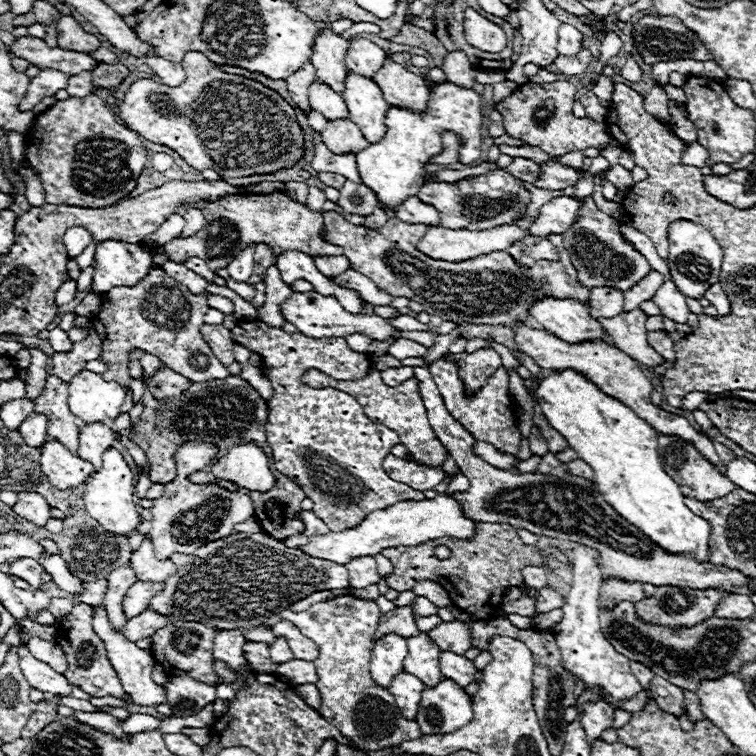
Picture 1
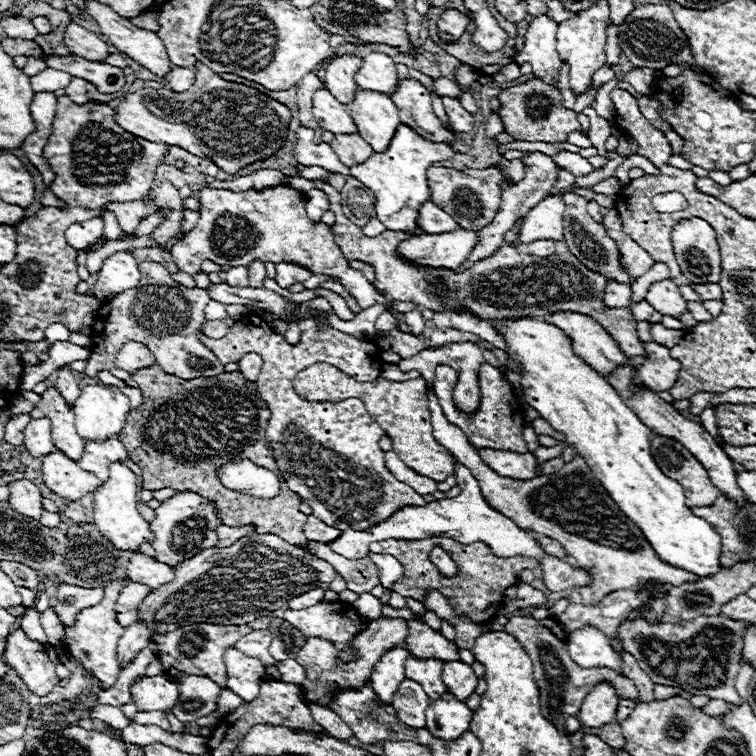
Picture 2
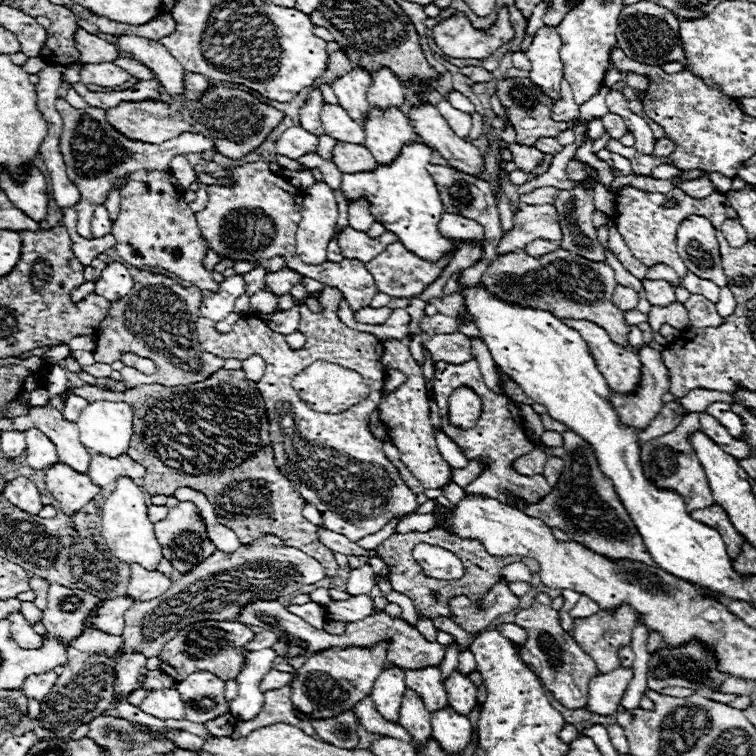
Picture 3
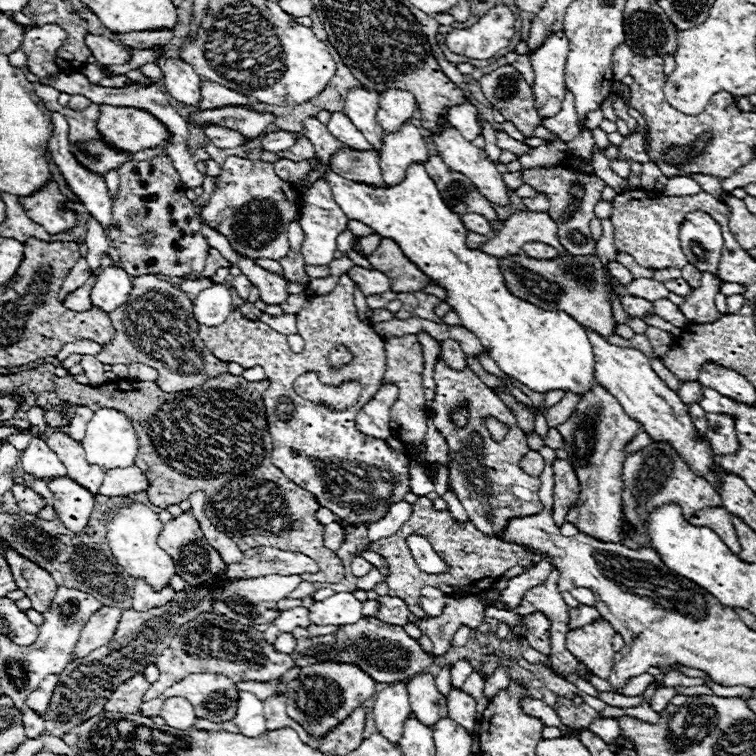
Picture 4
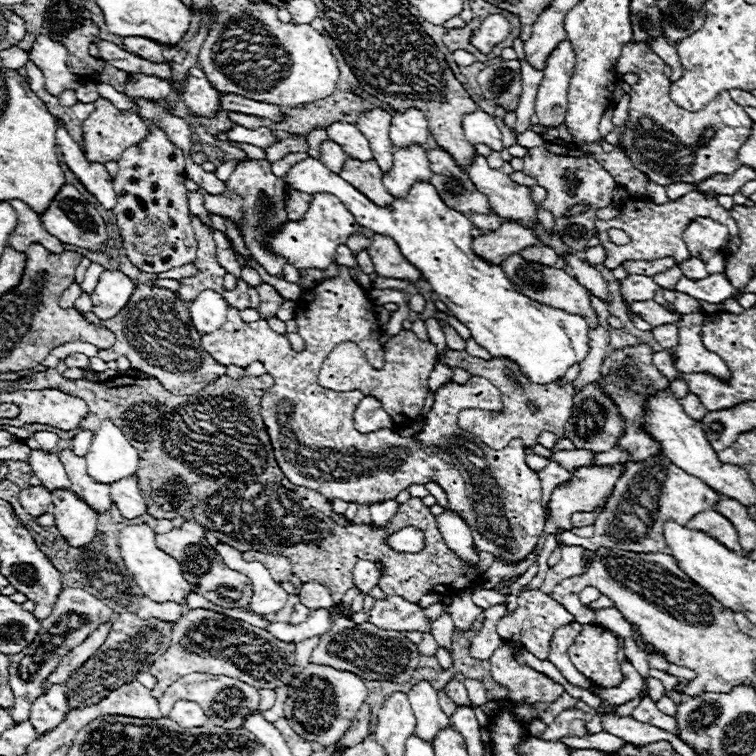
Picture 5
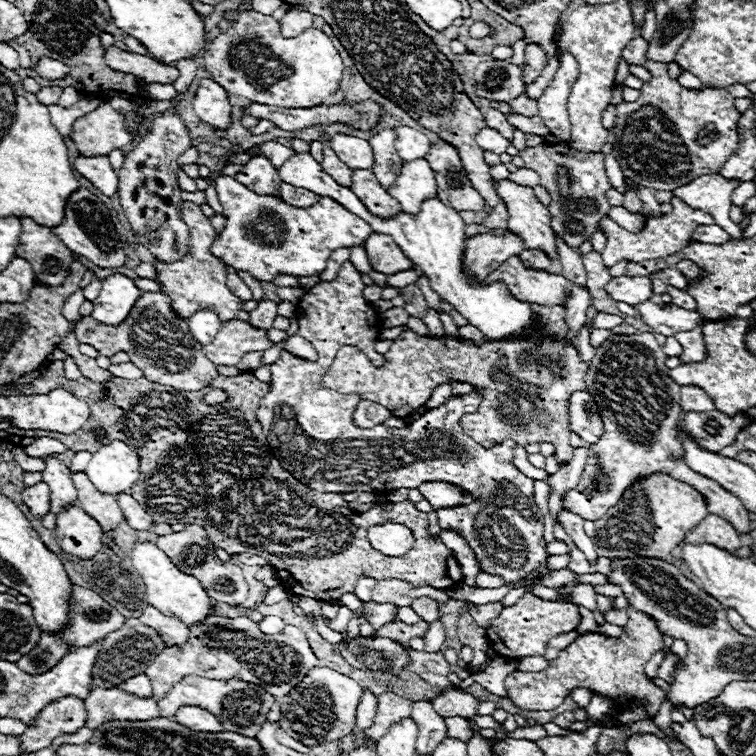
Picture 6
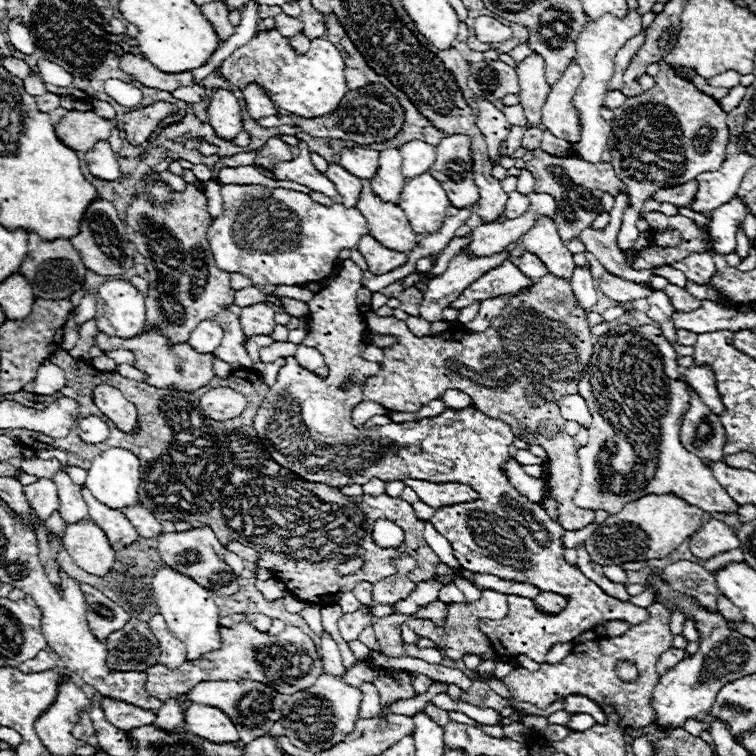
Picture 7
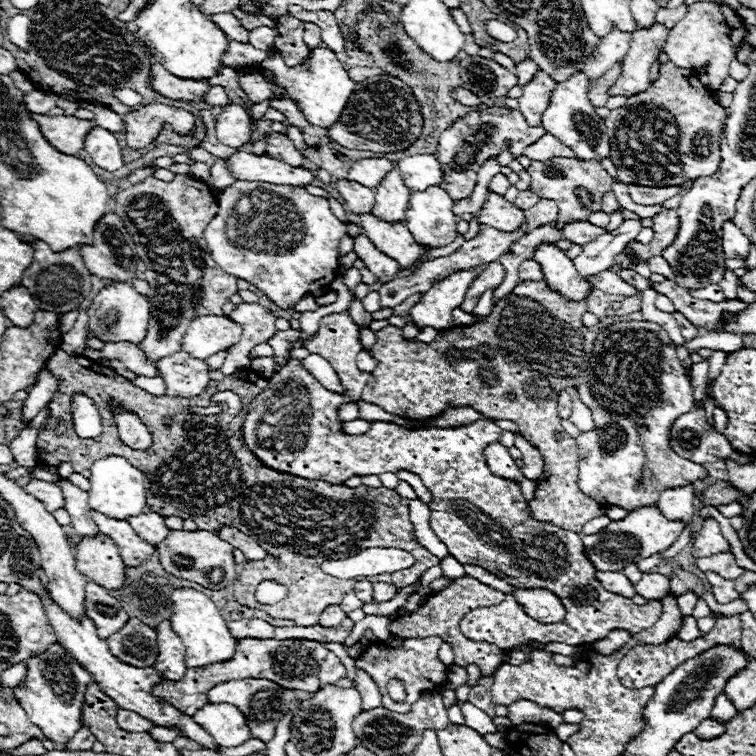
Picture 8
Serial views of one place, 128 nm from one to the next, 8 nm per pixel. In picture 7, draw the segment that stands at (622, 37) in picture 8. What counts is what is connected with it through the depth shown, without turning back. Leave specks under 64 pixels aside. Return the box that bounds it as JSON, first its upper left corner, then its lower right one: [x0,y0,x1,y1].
[574,12,642,162]

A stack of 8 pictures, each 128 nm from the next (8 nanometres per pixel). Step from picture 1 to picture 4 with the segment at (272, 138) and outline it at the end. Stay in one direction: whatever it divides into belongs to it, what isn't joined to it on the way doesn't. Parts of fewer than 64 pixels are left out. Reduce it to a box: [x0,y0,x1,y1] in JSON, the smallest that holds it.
[96,104,274,154]

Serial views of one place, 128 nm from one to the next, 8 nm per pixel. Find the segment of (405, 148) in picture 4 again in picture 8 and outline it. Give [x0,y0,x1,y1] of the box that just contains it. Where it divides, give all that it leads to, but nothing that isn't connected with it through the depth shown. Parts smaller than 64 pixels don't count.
[406,188,458,250]

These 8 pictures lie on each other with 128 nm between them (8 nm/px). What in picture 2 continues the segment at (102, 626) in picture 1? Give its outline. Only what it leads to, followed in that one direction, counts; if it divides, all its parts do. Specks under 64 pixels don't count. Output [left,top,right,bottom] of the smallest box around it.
[132,678,180,712]

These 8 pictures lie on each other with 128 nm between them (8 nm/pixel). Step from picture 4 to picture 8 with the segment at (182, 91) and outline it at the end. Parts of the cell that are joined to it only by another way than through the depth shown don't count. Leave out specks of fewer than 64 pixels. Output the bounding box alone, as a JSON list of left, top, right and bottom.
[216,104,252,148]

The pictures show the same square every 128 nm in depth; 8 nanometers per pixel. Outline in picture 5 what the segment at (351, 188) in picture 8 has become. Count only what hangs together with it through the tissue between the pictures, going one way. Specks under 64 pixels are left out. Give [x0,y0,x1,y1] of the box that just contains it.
[320,140,346,174]

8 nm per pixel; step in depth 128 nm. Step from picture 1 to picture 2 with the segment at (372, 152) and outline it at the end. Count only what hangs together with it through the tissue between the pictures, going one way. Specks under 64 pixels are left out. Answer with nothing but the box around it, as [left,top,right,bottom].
[350,96,476,236]

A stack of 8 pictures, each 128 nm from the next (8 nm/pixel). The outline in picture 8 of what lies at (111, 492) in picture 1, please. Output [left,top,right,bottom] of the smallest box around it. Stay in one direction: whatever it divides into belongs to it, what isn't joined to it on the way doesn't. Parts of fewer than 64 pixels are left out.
[170,588,236,668]

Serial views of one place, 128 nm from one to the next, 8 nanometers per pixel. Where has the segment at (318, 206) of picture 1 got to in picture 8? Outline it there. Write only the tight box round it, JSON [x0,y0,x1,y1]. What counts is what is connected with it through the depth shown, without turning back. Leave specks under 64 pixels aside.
[204,180,362,310]

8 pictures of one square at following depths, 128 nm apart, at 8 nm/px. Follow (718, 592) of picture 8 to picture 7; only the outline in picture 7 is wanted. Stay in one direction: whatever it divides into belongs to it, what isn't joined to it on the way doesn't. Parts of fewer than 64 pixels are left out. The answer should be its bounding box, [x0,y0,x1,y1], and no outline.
[716,594,742,620]

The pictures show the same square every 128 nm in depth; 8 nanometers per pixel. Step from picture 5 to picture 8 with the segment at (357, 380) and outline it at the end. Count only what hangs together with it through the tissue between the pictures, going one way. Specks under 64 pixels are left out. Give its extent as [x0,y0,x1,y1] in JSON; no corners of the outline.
[362,280,606,532]

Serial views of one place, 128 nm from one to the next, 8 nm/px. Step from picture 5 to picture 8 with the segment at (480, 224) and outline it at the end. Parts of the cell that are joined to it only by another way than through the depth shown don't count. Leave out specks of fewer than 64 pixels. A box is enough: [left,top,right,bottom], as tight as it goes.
[516,190,540,210]

